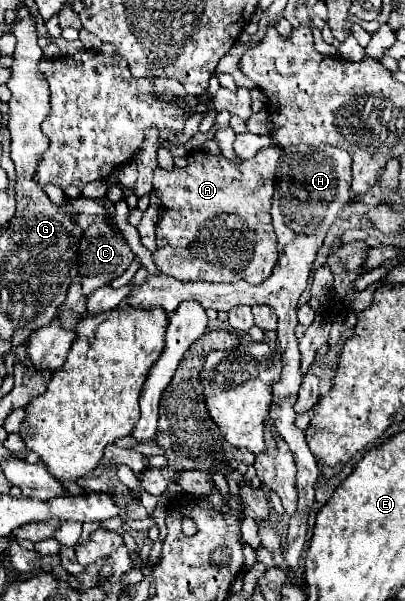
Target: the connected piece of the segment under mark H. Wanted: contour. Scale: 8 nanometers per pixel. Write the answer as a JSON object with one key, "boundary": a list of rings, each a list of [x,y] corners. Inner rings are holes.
{"boundary":[[[288,146],[282,148],[282,156],[276,168],[276,182],[274,182],[274,204],[272,204],[272,226],[278,236],[278,264],[274,266],[274,272],[268,280],[262,284],[254,286],[248,284],[246,280],[238,280],[234,284],[214,284],[214,282],[182,282],[170,276],[148,276],[146,284],[142,286],[122,286],[118,290],[110,286],[102,286],[92,296],[88,298],[88,312],[90,314],[100,314],[106,310],[116,308],[126,296],[130,296],[132,304],[142,310],[150,310],[156,306],[162,306],[168,314],[172,314],[180,302],[184,300],[198,300],[204,304],[204,308],[212,310],[224,310],[228,312],[230,308],[238,304],[246,306],[256,306],[256,304],[266,304],[274,310],[278,316],[278,352],[282,356],[282,378],[274,384],[274,404],[270,408],[270,416],[274,416],[274,424],[278,432],[284,436],[288,442],[290,452],[294,454],[296,460],[296,488],[298,488],[298,510],[290,518],[288,526],[288,576],[298,570],[298,558],[304,550],[306,544],[306,522],[308,522],[308,510],[314,502],[314,484],[318,480],[318,466],[316,458],[310,452],[306,444],[304,432],[294,424],[294,402],[296,402],[296,392],[302,384],[302,374],[300,374],[300,352],[298,352],[298,338],[294,336],[294,328],[298,324],[296,320],[296,308],[300,294],[304,292],[310,272],[312,272],[312,262],[316,258],[318,248],[324,242],[328,226],[336,220],[336,212],[344,206],[344,200],[350,200],[350,180],[352,180],[352,156],[344,152],[342,148],[336,146]]]}

